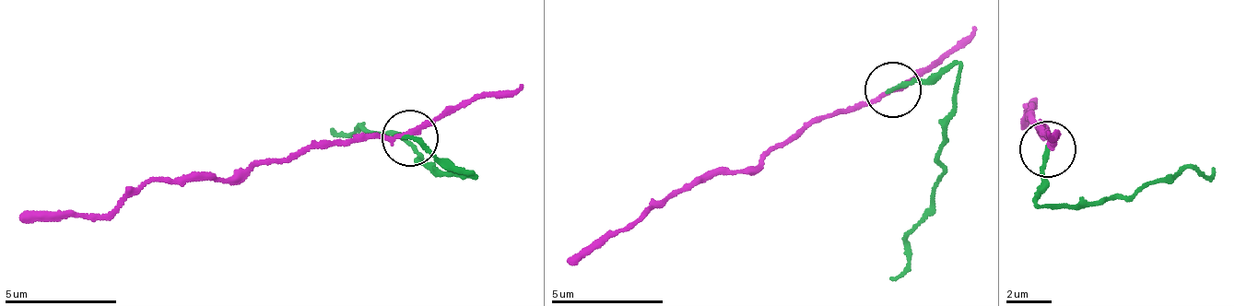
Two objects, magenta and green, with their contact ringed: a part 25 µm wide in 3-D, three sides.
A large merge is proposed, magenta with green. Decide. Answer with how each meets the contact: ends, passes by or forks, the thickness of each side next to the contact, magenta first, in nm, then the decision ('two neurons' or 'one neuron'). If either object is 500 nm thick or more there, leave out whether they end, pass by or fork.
magenta passes by; green ends; calibres 200 and 200 nm; two neurons

